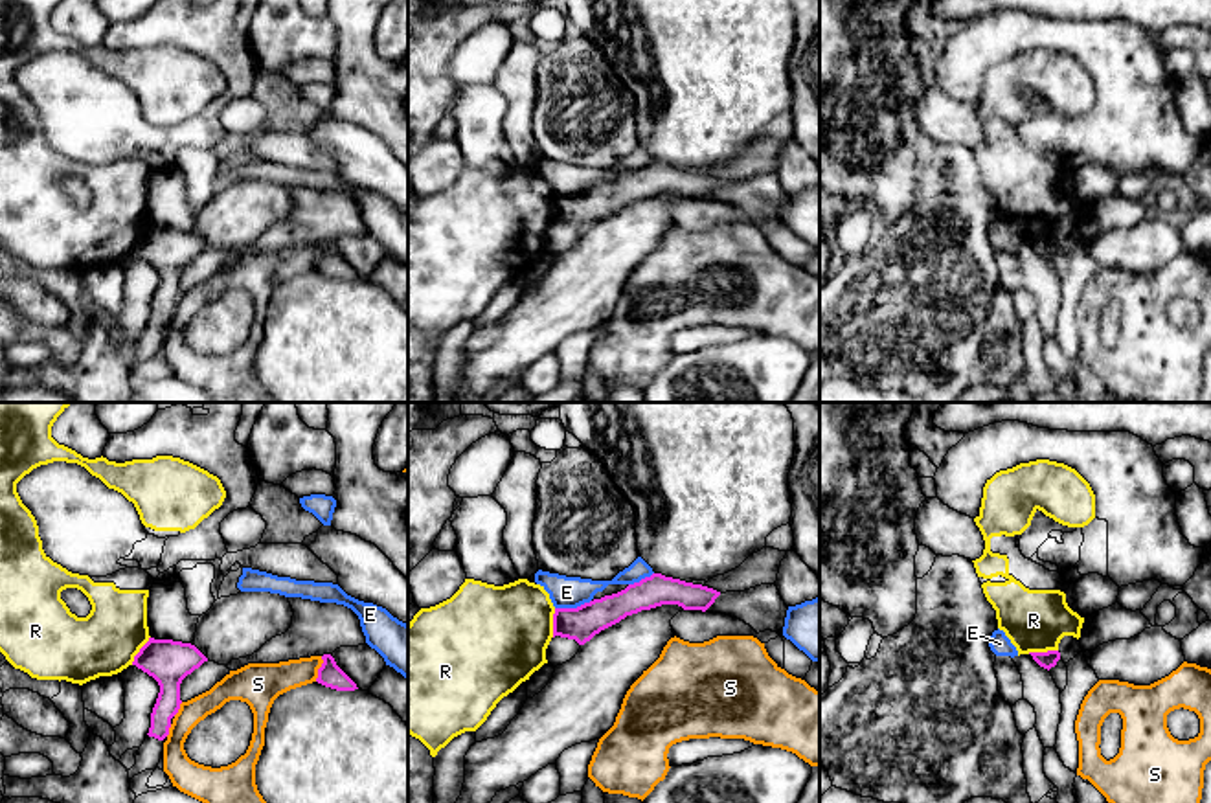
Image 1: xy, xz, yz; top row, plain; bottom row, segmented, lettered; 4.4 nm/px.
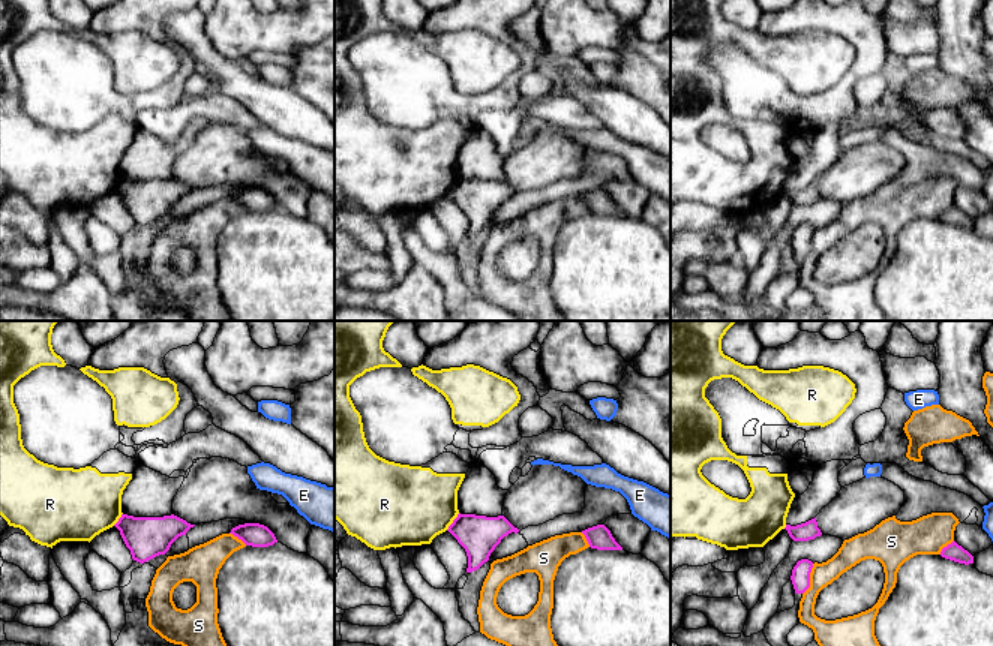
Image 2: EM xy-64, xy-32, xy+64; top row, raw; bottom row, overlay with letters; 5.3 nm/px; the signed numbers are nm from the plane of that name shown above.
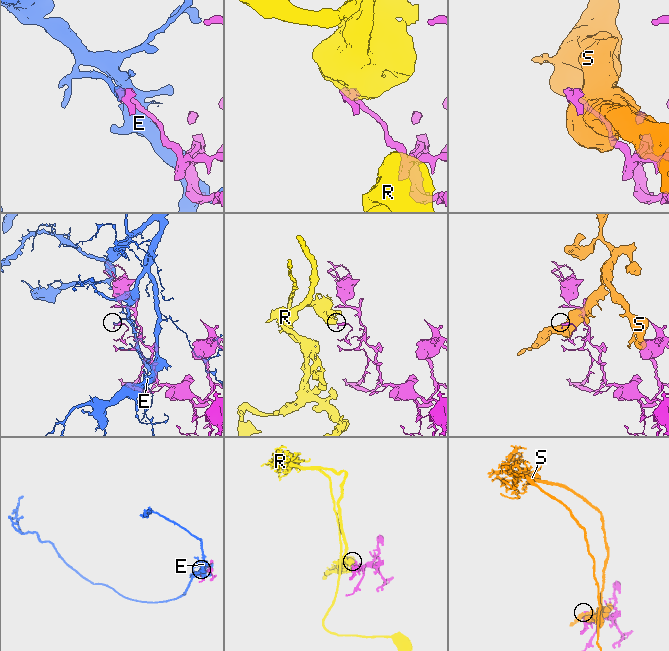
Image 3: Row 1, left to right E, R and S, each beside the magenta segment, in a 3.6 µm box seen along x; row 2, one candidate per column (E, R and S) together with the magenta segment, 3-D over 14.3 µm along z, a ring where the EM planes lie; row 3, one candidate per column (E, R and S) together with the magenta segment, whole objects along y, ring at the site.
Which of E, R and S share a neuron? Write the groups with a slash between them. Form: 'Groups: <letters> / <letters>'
Groups: E / R / S

